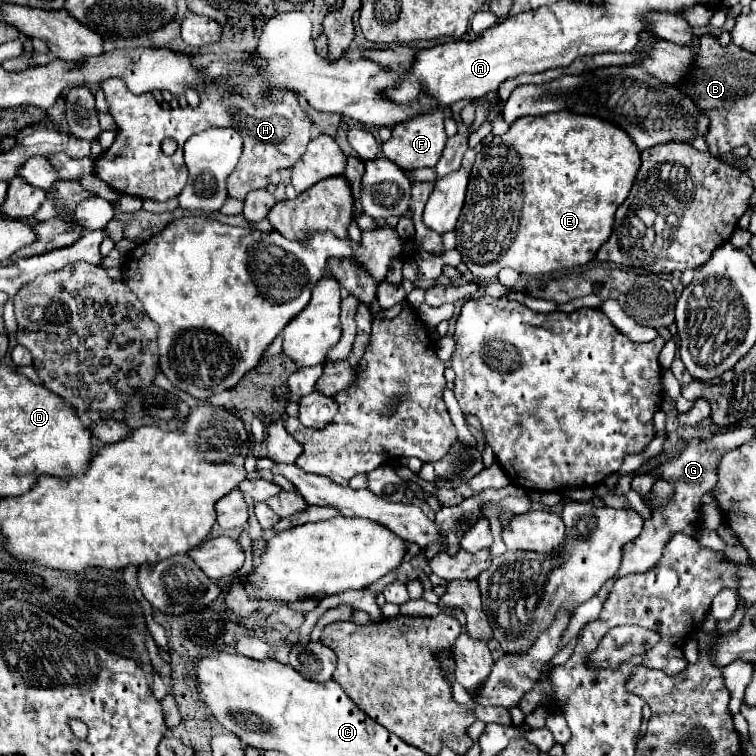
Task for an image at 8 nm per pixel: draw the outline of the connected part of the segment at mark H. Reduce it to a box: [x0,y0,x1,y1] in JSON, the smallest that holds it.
[96,78,312,200]

